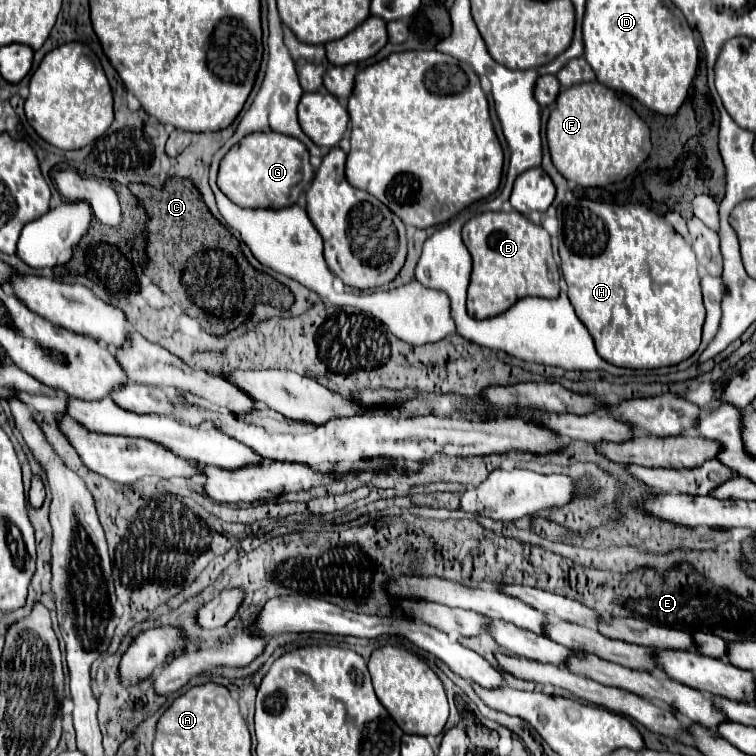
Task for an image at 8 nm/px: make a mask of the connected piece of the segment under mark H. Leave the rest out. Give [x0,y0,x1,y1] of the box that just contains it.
[558,198,704,366]

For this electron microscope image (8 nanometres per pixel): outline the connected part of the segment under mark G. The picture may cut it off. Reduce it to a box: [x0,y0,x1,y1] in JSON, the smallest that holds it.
[218,132,314,208]

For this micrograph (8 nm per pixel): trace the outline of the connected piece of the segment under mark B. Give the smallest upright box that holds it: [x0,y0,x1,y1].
[462,212,560,318]

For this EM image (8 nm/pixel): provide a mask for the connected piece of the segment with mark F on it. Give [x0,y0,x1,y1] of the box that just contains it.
[546,80,652,188]

